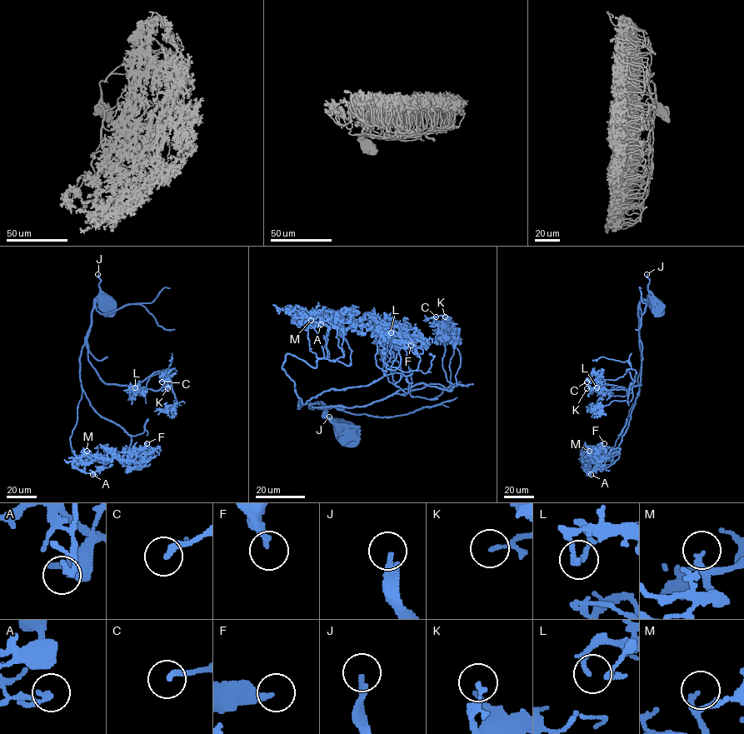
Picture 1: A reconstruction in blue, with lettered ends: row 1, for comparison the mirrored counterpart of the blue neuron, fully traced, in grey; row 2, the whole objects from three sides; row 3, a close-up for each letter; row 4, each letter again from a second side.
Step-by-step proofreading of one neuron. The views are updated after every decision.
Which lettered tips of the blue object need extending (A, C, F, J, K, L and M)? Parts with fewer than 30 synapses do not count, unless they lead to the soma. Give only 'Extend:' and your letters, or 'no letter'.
Extend: no letter

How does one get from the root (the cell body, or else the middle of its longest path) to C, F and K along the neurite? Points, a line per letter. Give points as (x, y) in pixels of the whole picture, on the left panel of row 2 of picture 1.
C: (104, 302), (95, 301), (87, 339), (88, 361), (99, 377), (137, 386), (171, 368), (168, 381), (162, 381)
F: (104, 302), (95, 301), (82, 349), (82, 389), (99, 414), (130, 436), (133, 453), (140, 455), (147, 443)
K: (104, 302), (95, 301), (87, 339), (88, 361), (99, 377), (137, 386), (171, 368), (167, 388)

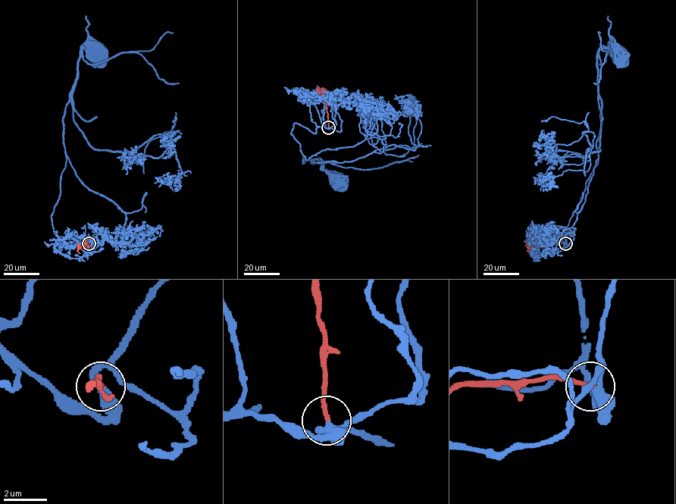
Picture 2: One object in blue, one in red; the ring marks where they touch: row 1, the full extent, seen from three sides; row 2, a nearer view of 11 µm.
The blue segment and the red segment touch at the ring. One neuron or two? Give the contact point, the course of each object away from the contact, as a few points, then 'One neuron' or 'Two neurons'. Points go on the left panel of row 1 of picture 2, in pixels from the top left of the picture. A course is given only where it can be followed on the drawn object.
Place: (89, 243). Course of blue: (89, 243), (76, 232), (57, 236), (51, 216), (66, 160), (66, 104), (80, 52), (83, 47), (93, 50). Course of red: (89, 243), (78, 248), (79, 253). One neuron

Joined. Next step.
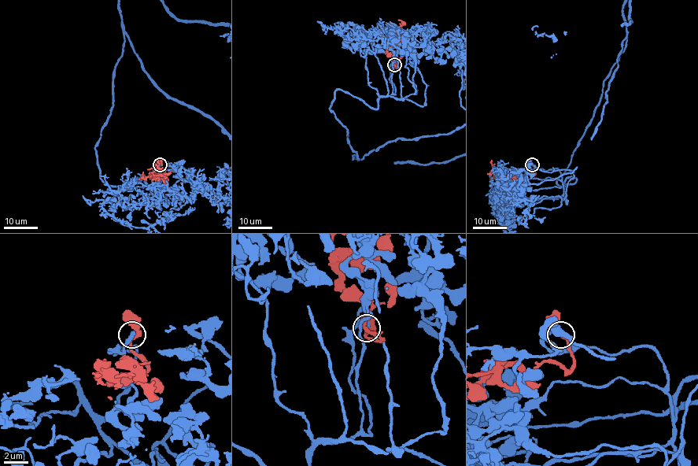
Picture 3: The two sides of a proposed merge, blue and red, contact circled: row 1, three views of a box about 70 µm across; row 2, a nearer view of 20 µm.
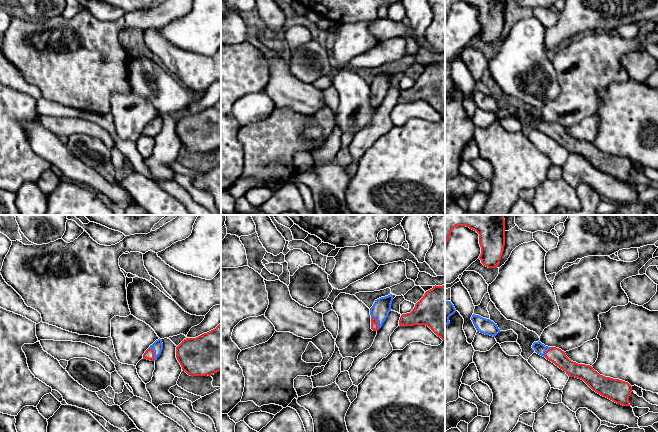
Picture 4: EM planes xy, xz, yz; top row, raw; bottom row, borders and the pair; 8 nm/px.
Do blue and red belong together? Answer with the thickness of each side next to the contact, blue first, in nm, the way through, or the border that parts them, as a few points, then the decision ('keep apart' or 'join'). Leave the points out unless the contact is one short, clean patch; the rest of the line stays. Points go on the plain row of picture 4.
calibres 140 and 60 nm; way xz (382, 82), (378, 90), (378, 98), (374, 99); join

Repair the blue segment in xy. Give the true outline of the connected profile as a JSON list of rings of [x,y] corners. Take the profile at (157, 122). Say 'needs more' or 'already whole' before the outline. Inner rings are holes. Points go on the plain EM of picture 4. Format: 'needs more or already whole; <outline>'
needs more; [[[162,115],[156,116],[143,130],[143,135],[156,137],[163,125]]]

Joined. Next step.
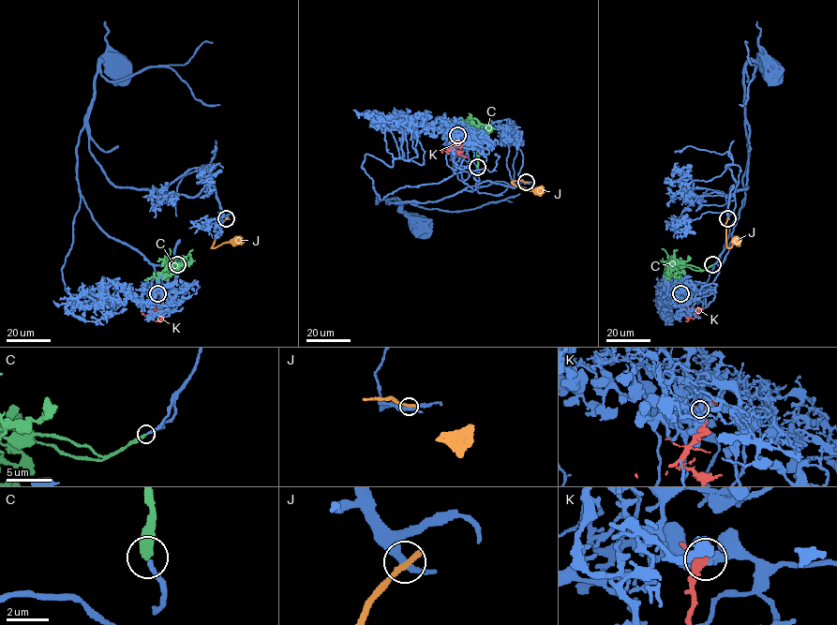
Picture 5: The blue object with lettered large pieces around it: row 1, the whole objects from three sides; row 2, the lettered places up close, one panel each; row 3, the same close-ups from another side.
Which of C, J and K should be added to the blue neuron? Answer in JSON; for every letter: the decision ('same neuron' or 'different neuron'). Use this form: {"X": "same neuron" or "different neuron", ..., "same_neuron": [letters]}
{"C": "same neuron", "J": "different neuron", "K": "different neuron", "same_neuron": ["C"]}

